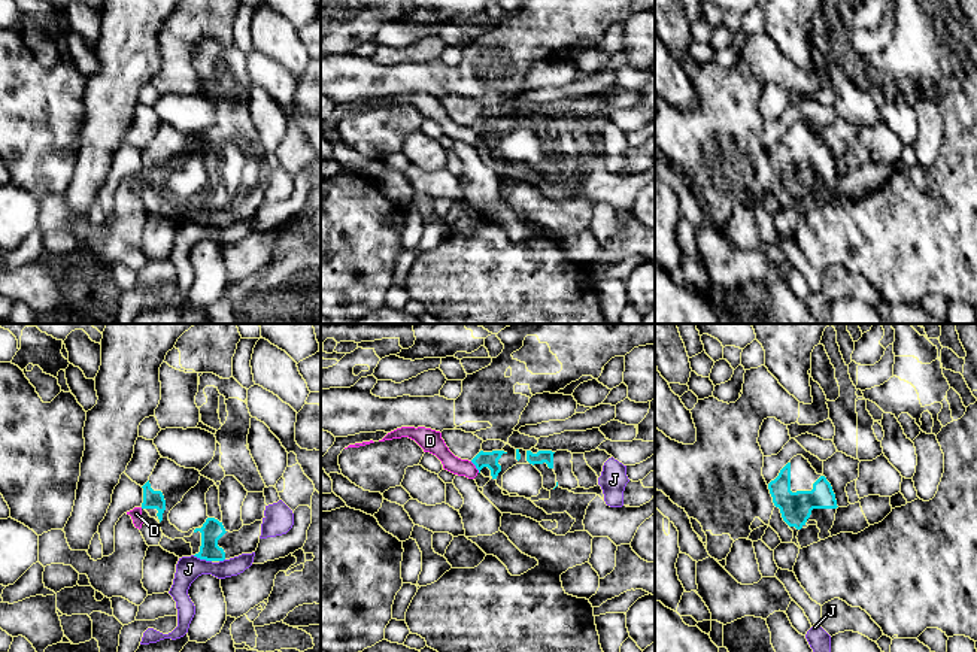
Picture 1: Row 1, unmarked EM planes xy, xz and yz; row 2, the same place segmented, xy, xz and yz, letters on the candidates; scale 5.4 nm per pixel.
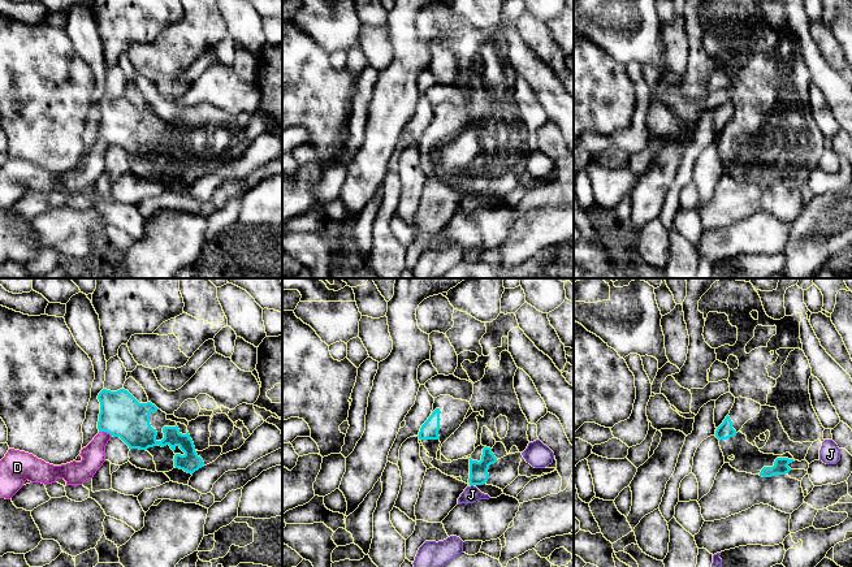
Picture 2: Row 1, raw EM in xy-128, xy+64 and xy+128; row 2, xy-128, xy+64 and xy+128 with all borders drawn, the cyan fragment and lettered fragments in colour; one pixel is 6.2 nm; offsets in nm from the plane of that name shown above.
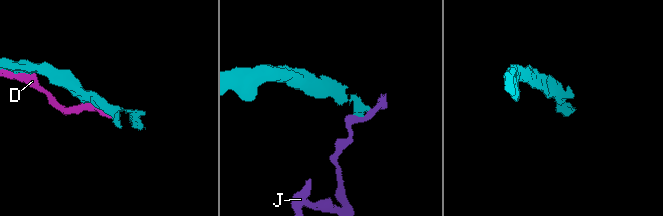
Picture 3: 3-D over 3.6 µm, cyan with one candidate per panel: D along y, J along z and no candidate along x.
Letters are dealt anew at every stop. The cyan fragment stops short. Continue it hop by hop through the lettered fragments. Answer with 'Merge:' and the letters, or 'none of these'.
Merge: none of these

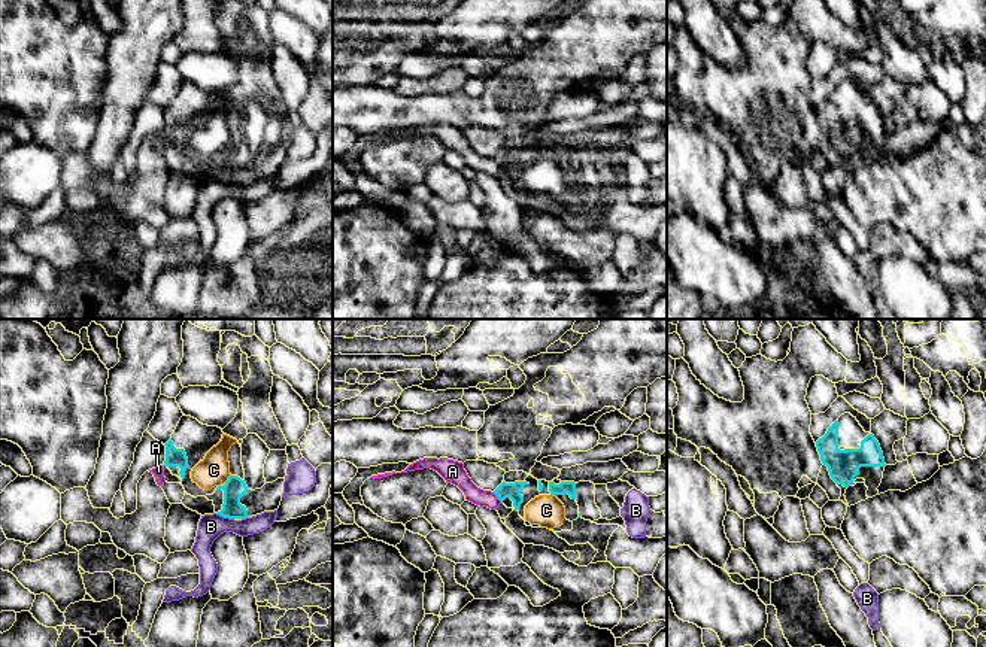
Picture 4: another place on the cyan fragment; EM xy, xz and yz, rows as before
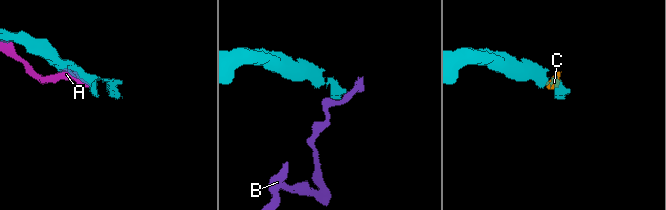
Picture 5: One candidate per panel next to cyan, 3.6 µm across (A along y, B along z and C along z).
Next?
Merge: C

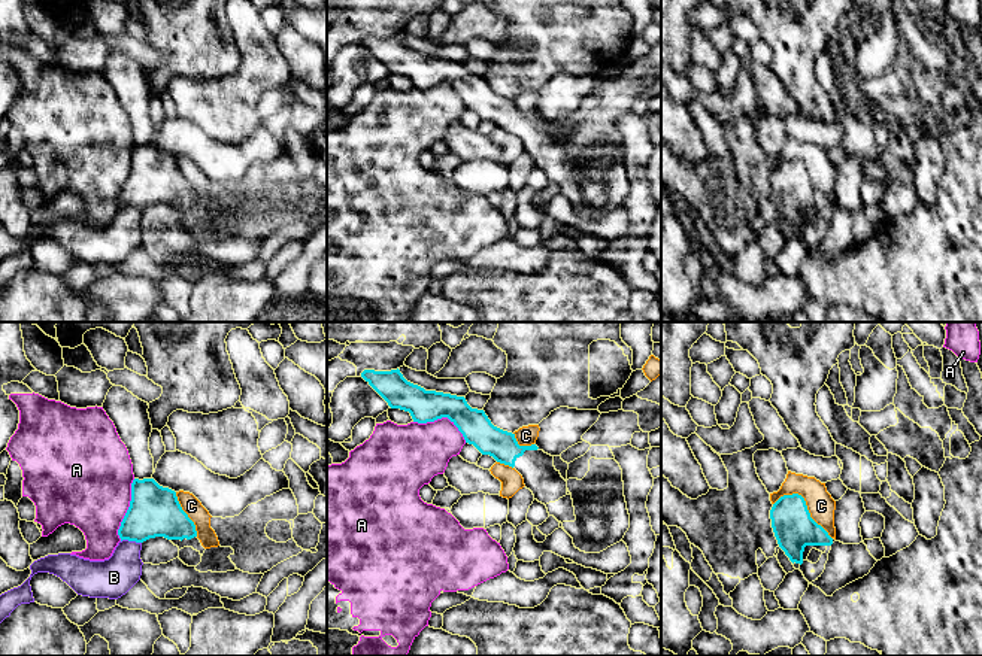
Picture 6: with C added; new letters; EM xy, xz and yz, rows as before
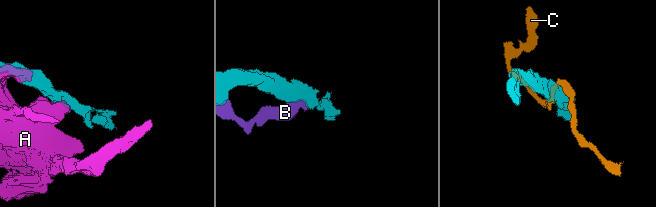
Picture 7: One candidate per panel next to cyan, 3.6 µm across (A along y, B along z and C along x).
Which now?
Merge: C

